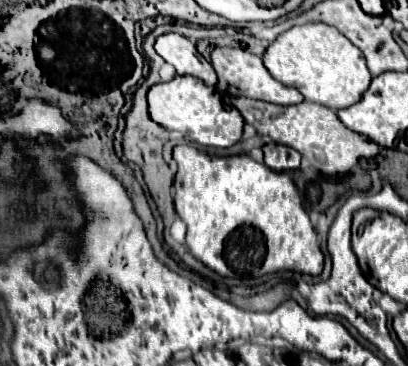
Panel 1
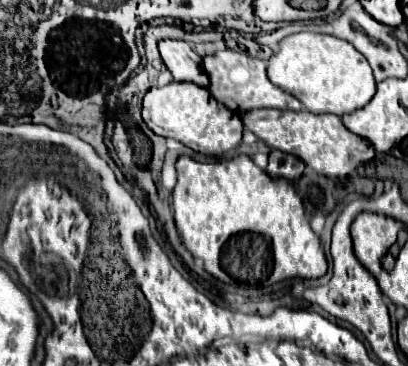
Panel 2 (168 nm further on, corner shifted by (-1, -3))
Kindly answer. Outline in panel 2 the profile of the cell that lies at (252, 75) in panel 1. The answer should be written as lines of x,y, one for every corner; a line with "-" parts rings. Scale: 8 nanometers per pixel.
226,49
226,51
216,51
214,55
204,57
202,65
204,65
204,71
206,71
208,79
210,79
208,91
212,93
212,97
216,101
226,105
234,113
246,113
246,111
262,109
262,107
290,109
290,111
300,111
302,109
302,103
296,97
284,93
280,87
276,87
276,85
272,85
268,81
268,77
266,77
266,61
262,61
262,59
254,59
254,57
246,55
246,53

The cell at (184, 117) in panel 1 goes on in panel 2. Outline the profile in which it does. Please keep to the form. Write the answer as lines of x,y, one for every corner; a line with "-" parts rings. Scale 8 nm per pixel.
174,81
166,87
152,87
144,95
142,119
156,135
176,139
192,151
204,155
222,155
226,151
232,151
242,139
240,115
232,115
232,111
228,111
222,103
216,103
216,99
208,95
208,89
194,83

